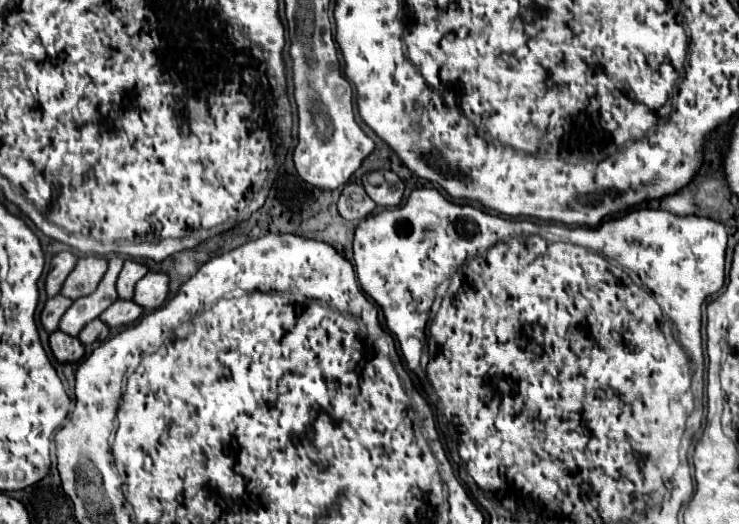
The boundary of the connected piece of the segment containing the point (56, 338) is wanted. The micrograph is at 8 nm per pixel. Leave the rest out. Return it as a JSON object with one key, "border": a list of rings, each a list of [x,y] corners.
{"border":[[[60,330],[50,334],[50,350],[54,358],[62,364],[74,364],[84,356],[82,342],[78,342],[78,338],[72,338]]]}

